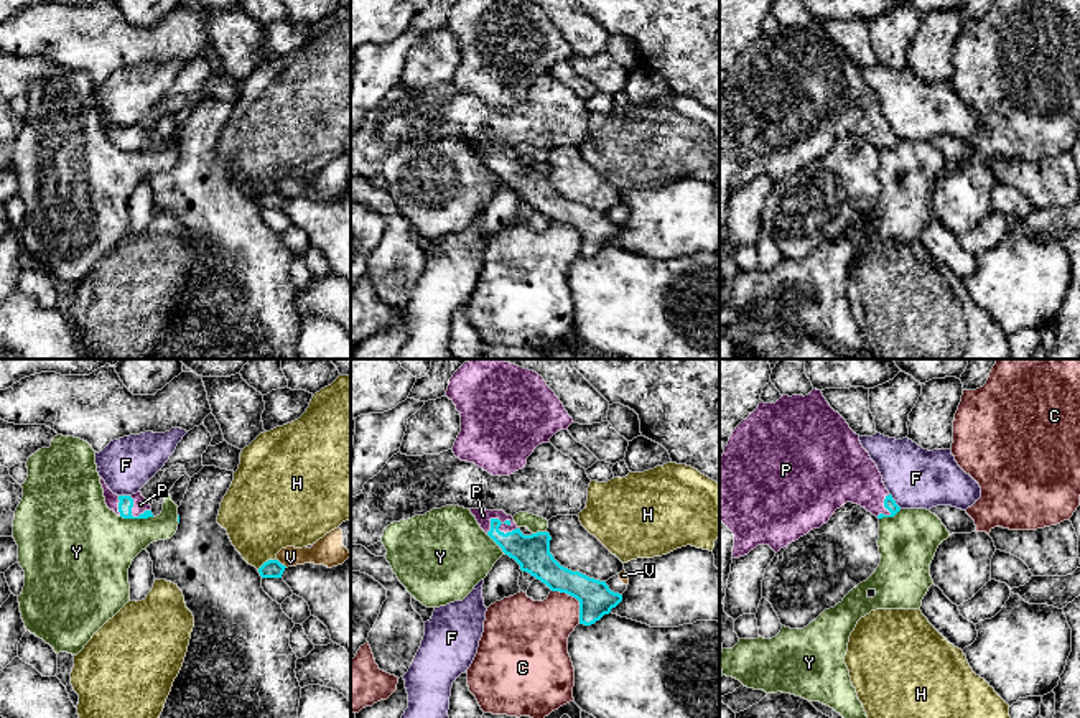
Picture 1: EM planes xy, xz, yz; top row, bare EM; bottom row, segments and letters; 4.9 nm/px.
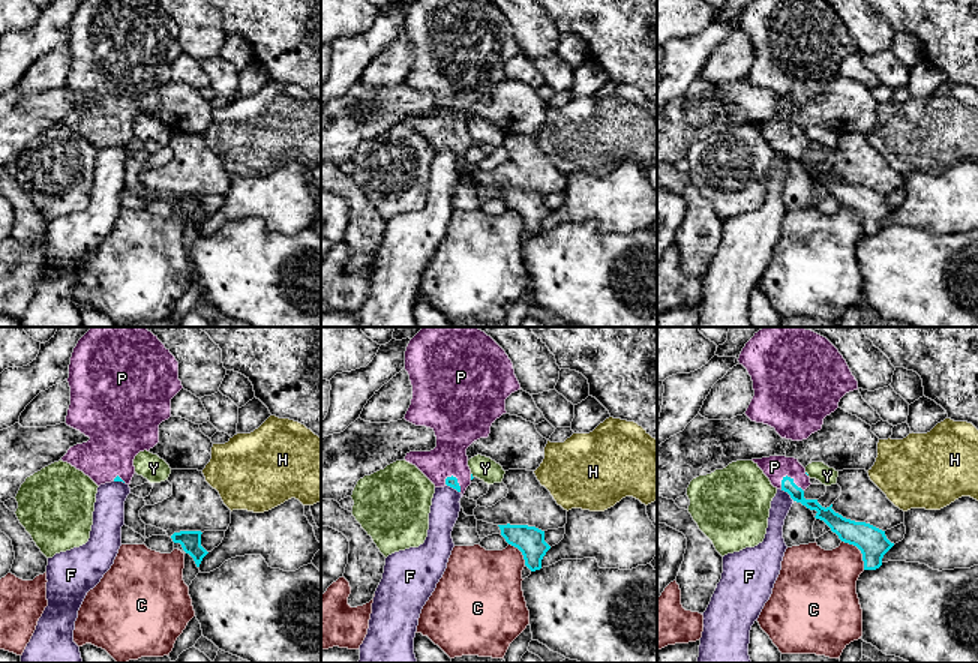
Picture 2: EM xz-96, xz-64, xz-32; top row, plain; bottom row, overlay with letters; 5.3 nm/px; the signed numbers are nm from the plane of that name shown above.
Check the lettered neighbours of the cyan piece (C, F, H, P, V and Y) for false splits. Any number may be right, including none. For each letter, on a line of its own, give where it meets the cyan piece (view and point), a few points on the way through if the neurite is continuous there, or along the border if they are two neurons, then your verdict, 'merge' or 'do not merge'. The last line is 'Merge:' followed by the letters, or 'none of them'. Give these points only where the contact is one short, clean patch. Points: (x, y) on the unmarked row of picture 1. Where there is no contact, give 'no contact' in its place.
C: xz (577, 229) | do not merge
F: yz (894, 132) | along yz (889, 124), (901, 139) | do not merge
H: xy (265, 193) | along xy (274, 190), (269, 190), (257, 200) | do not merge
P: xz (501, 153) | across xz (532, 183), (501, 162), (501, 153), (483, 147) | merge
V: xy (280, 195) | do not merge
Y: xy (135, 149) | along xy (119, 147), (152, 149) | do not merge
Merge: P

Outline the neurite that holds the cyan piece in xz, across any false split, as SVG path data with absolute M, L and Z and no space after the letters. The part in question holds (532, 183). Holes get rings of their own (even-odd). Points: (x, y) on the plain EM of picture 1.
M469 140L481 160L514 189L522 203L530 204L552 222L566 224L580 232L580 255L591 257L622 232L606 212L589 209L561 198L550 184L550 165L524 166L512 147L504 142Z

